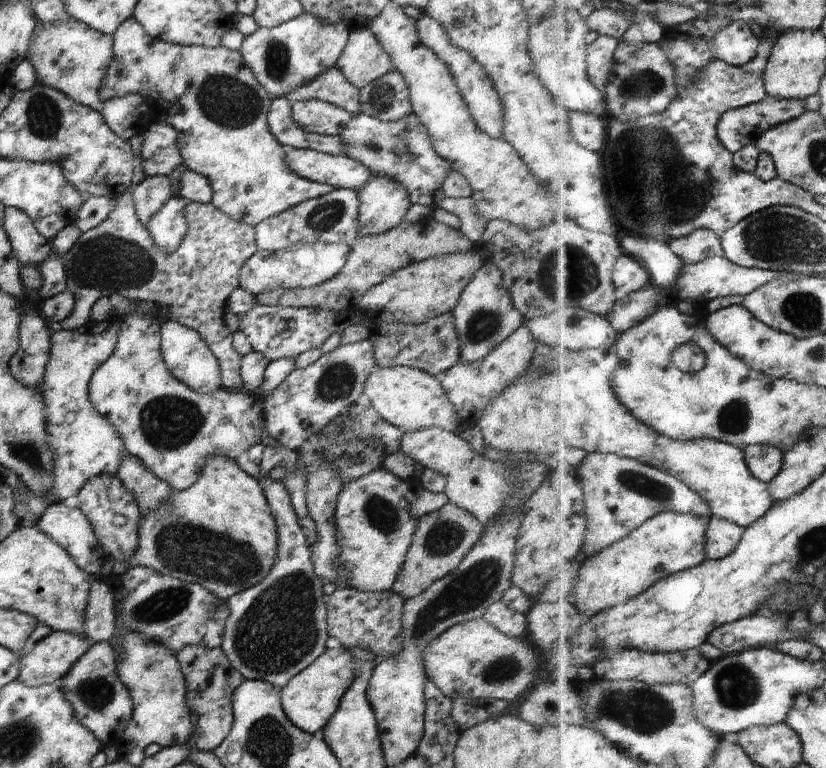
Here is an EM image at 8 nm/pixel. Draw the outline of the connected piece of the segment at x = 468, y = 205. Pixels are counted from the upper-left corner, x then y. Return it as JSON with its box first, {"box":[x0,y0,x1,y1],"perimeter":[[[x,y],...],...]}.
{"box":[435,196,486,246],"perimeter":[[[445,196],[436,202],[435,207],[445,209],[448,213],[456,216],[453,225],[465,235],[465,238],[467,238],[473,246],[478,242],[479,238],[481,238],[482,232],[486,227],[486,222],[477,212],[470,196],[461,197],[460,199],[450,199]]]}

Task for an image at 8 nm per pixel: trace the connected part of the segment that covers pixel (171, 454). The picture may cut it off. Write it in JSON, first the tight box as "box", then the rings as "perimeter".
{"box":[87,302,264,491],"perimeter":[[[132,302],[134,304],[134,312],[131,315],[119,317],[117,322],[119,323],[119,330],[115,348],[113,352],[104,360],[98,367],[92,372],[90,376],[87,392],[89,402],[93,405],[93,408],[101,415],[104,416],[118,432],[118,435],[123,441],[125,452],[129,455],[133,455],[138,458],[143,466],[146,466],[153,476],[156,476],[159,480],[166,482],[173,490],[182,491],[189,488],[199,477],[201,469],[205,464],[205,459],[208,457],[227,457],[232,461],[241,454],[241,452],[247,452],[250,446],[258,445],[261,442],[261,432],[264,428],[264,412],[262,411],[262,401],[259,398],[243,392],[243,390],[234,391],[233,389],[226,389],[221,386],[215,389],[213,393],[197,394],[190,388],[187,388],[184,384],[181,384],[178,380],[175,380],[168,371],[166,364],[163,362],[160,353],[160,325],[155,320],[156,312],[158,310],[156,305],[146,302]]]}

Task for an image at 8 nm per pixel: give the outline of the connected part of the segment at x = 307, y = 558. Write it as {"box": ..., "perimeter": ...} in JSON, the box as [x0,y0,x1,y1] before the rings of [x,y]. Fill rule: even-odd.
{"box":[218,447,328,689],"perimeter":[[[263,447],[258,466],[259,481],[263,477],[263,482],[267,482],[262,493],[276,526],[276,559],[261,582],[226,600],[226,607],[230,611],[224,620],[222,641],[218,647],[224,652],[224,657],[229,661],[230,667],[237,671],[243,679],[265,681],[280,689],[292,676],[307,668],[326,649],[325,640],[328,638],[324,607],[326,597],[321,591],[320,578],[313,570],[312,552],[309,550],[316,539],[316,528],[314,522],[308,518],[304,499],[304,466],[297,462],[296,452],[285,447],[279,449]],[[275,466],[283,466],[286,470],[285,478],[280,481],[269,480],[267,476],[267,472]]]}

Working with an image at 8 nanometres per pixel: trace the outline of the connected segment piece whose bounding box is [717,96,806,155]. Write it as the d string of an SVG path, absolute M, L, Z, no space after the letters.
M767 96L765 100L751 106L739 107L737 109L725 112L717 124L717 132L720 142L734 155L742 148L742 146L756 145L759 138L767 130L779 126L785 122L799 118L804 114L805 101L801 100L781 100L771 96Z

